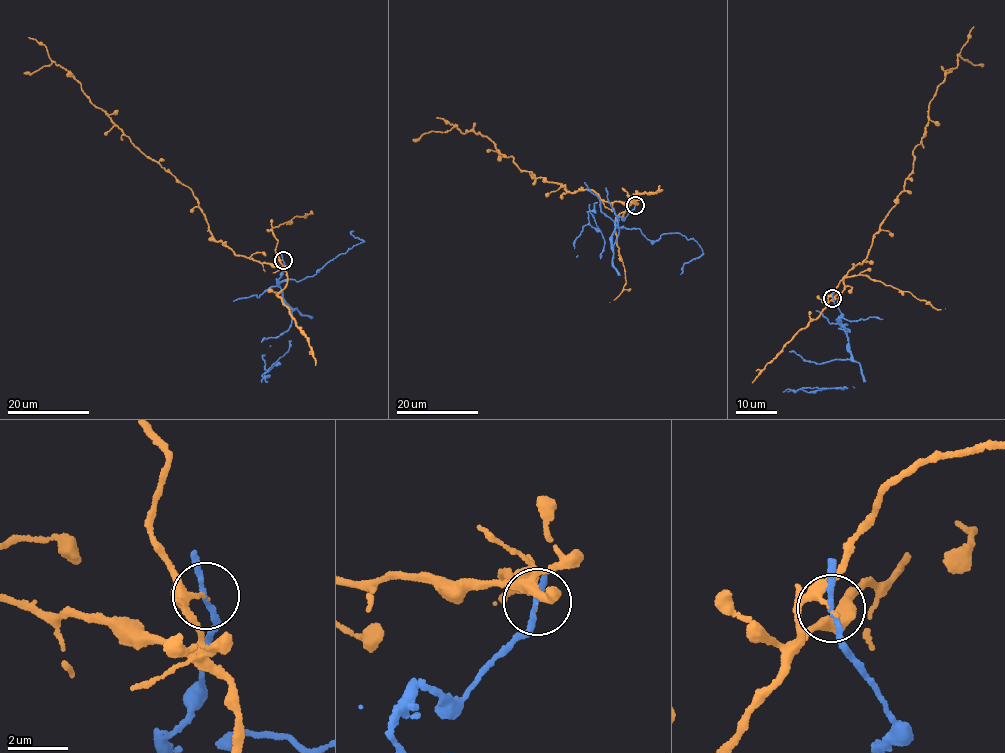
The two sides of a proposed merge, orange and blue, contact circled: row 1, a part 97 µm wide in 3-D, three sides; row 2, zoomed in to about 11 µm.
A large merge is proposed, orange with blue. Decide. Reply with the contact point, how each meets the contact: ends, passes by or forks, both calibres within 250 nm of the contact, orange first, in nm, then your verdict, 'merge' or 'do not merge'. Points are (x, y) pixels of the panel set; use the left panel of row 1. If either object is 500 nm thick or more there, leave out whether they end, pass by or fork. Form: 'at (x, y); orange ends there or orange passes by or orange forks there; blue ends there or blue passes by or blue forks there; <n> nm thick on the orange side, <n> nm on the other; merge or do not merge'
at (283, 260); orange ends there; blue passes by; 140 nm thick on the orange side, 150 nm on the other; do not merge

